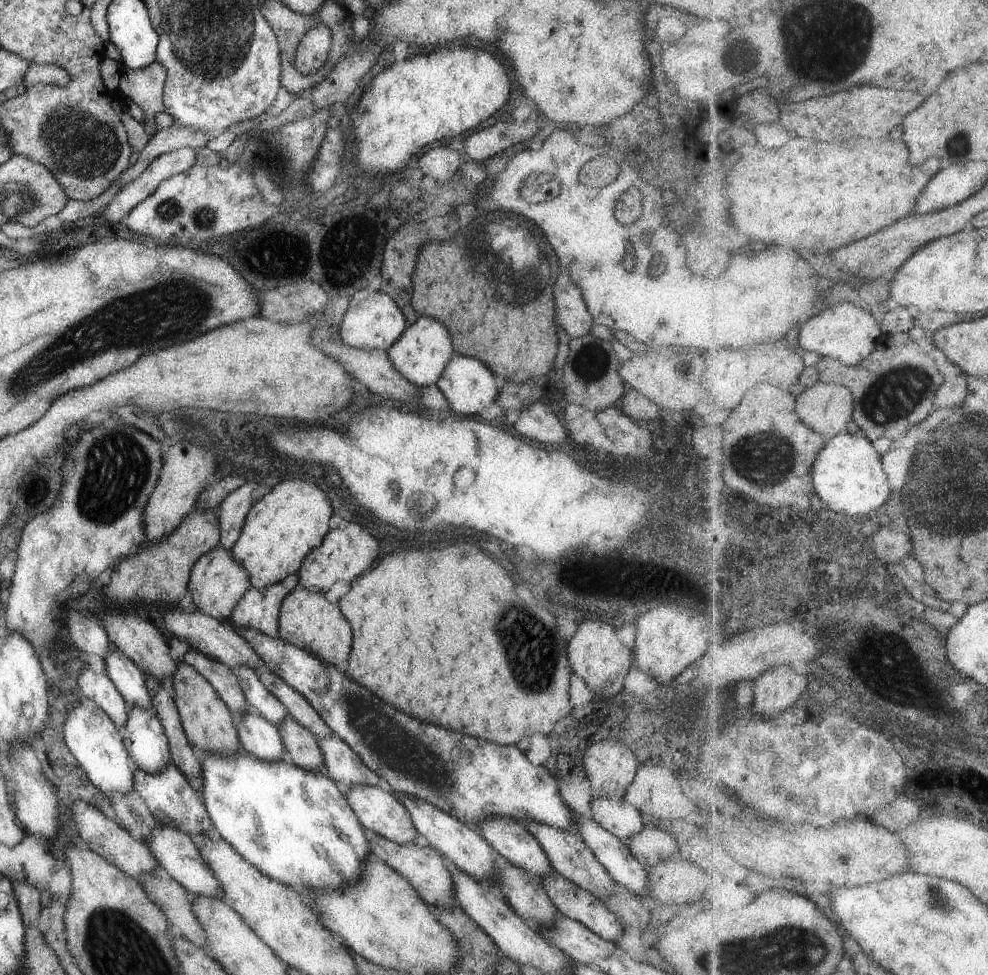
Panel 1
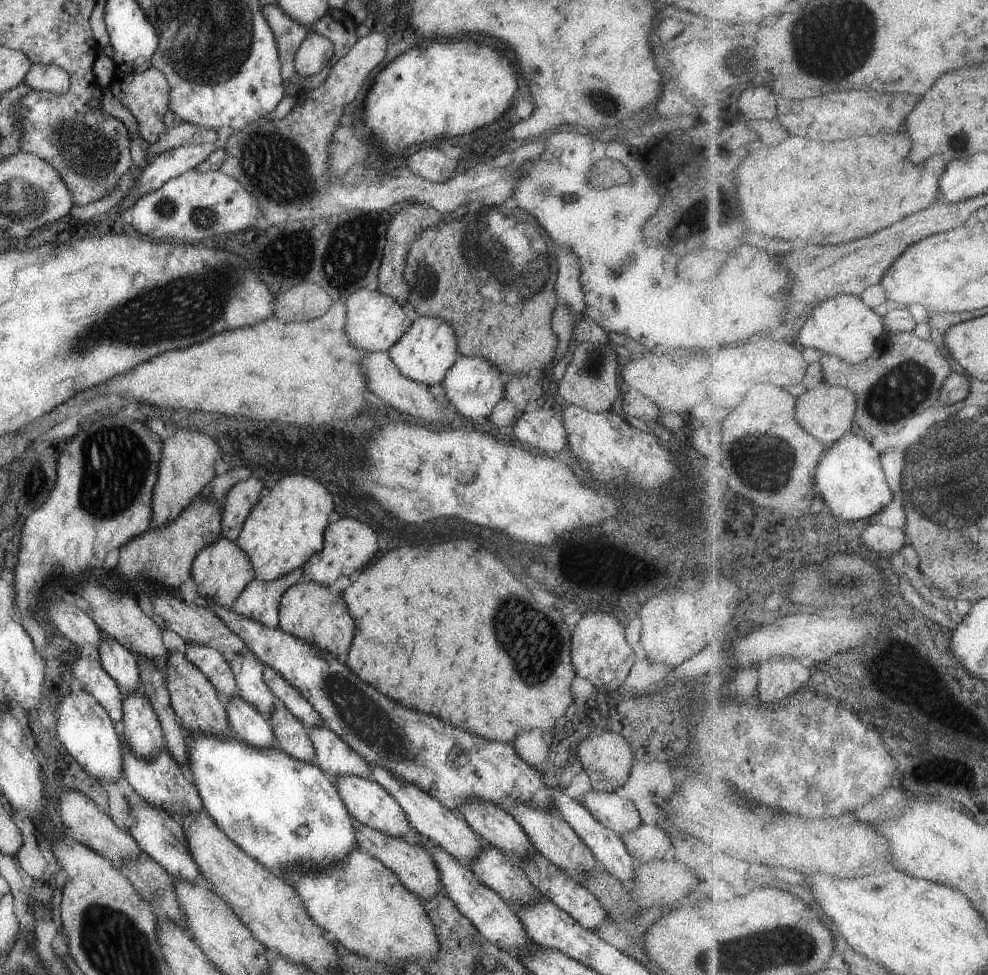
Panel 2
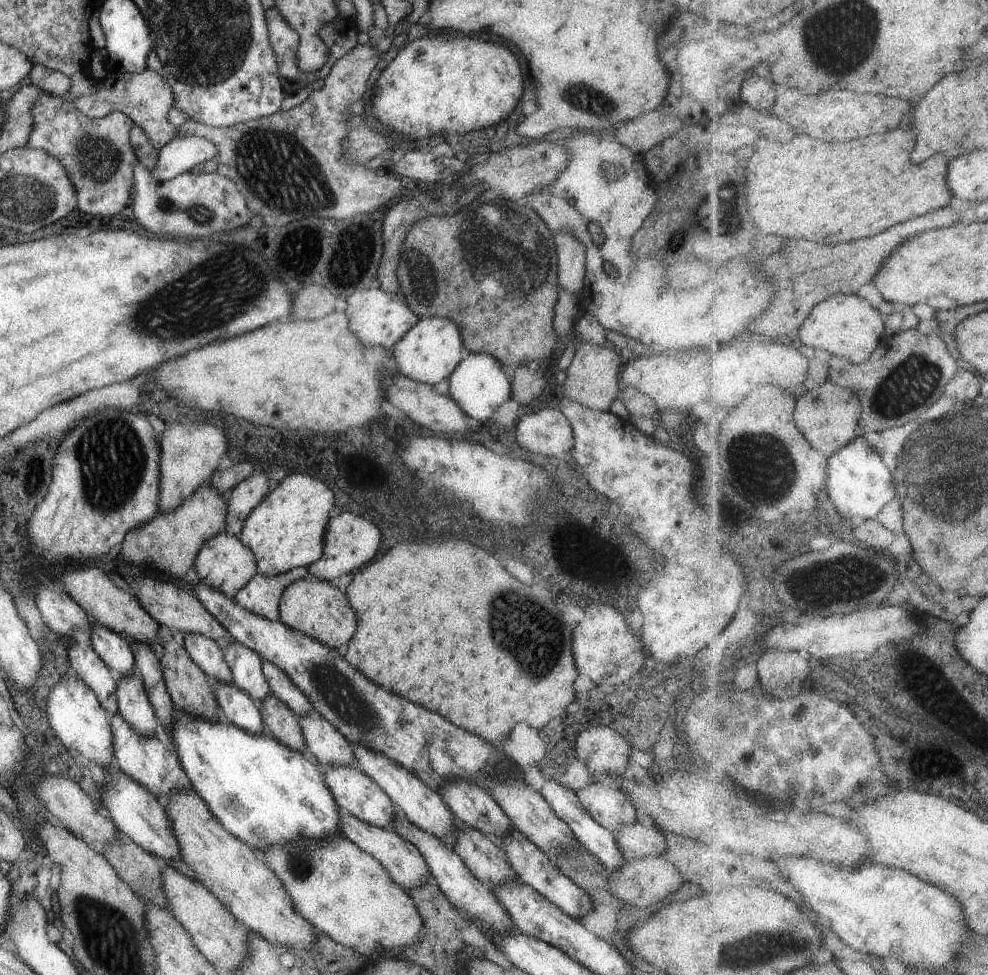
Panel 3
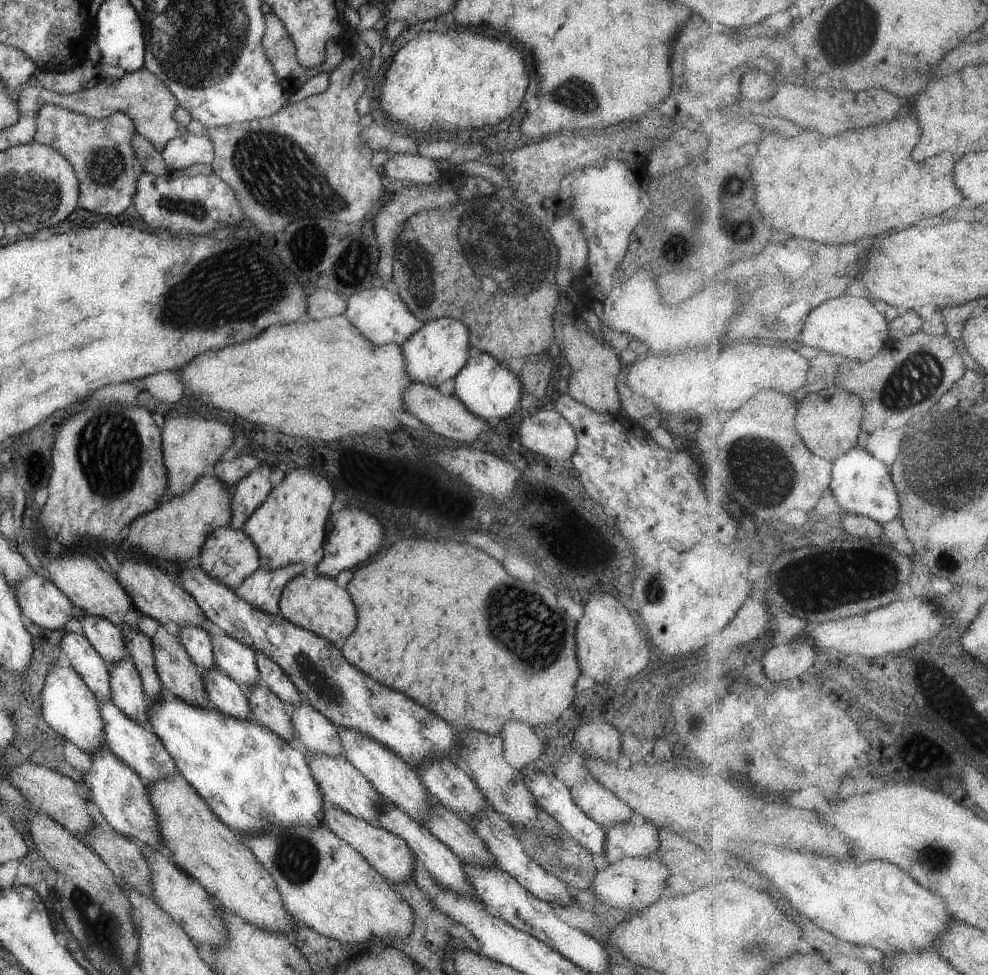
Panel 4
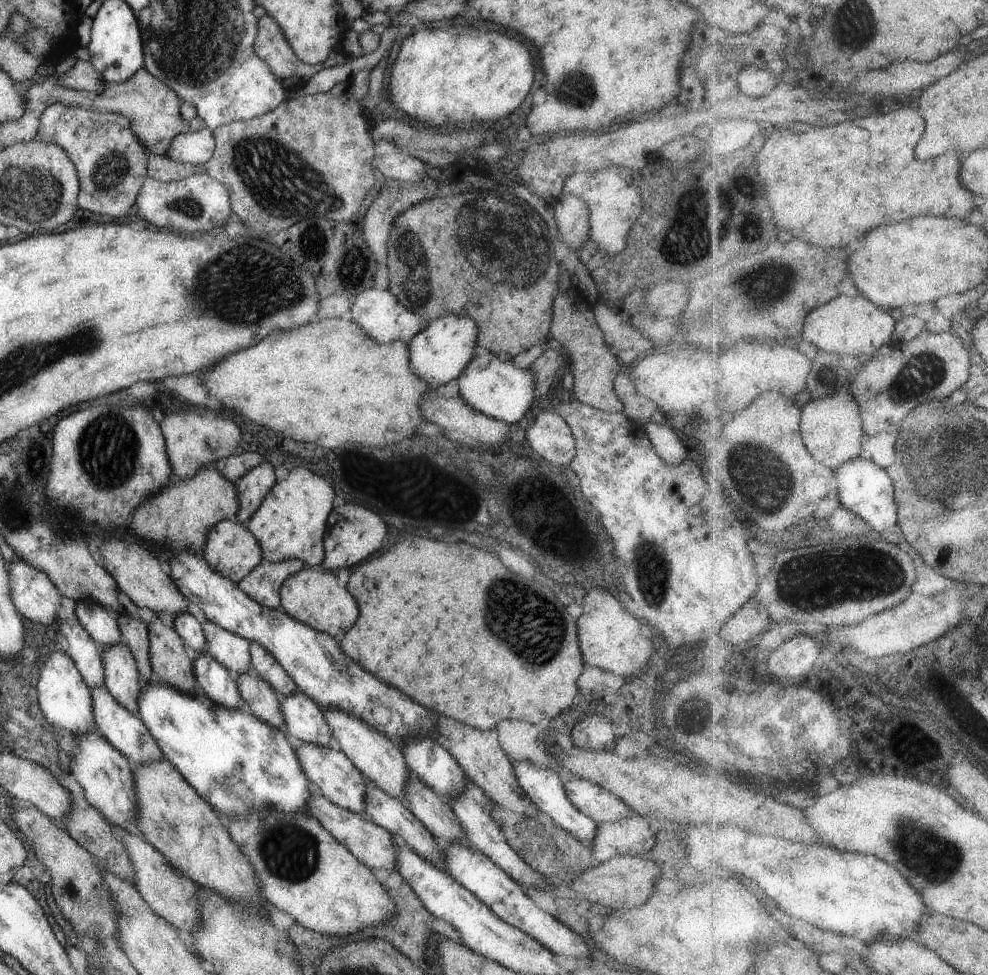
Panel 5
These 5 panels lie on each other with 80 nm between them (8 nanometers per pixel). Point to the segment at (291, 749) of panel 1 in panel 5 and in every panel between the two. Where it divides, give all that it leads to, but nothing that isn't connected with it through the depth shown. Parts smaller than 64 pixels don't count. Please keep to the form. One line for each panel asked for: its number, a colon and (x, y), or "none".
2: (290, 735)
3: (279, 721)
4: (267, 709)
5: (258, 698)

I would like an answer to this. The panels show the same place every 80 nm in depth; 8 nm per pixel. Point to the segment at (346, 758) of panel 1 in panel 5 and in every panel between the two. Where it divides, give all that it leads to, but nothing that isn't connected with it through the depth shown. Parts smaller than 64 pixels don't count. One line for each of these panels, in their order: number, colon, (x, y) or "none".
2: (332, 755)
3: (324, 745)
4: (318, 734)
5: (303, 719)

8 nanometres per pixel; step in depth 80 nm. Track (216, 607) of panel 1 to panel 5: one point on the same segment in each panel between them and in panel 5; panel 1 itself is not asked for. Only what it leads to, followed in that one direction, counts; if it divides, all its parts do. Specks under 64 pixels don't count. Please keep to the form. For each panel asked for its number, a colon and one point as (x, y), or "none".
2: (221, 570)
3: (223, 562)
4: (227, 555)
5: (230, 550)

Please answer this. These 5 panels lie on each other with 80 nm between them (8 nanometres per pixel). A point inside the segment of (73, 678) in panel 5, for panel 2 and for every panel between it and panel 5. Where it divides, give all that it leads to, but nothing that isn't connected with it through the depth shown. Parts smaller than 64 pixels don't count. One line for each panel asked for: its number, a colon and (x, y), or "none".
2: (84, 731)
3: (73, 712)
4: (68, 706)

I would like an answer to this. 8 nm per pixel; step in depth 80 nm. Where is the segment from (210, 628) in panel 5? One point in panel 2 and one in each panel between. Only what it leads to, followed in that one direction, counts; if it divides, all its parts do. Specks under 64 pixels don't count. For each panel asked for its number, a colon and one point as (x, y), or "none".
2: (247, 670)
3: (245, 666)
4: (237, 661)

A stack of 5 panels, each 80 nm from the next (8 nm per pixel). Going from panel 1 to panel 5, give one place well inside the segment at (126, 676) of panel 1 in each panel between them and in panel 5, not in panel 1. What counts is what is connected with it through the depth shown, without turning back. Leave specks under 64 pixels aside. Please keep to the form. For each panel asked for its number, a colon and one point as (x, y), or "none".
2: (118, 662)
3: (113, 649)
4: (106, 638)
5: (100, 624)

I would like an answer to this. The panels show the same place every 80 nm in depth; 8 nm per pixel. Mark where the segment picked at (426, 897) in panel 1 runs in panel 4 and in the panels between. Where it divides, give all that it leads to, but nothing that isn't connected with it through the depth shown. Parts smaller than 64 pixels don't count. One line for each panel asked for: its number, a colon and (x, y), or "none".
2: (411, 865)
3: (405, 866)
4: (388, 854)

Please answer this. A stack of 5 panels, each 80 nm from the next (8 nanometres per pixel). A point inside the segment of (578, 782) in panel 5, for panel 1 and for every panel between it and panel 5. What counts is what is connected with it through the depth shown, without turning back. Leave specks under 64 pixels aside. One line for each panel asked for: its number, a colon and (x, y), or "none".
1: (621, 819)
2: (619, 816)
3: (608, 807)
4: (598, 803)

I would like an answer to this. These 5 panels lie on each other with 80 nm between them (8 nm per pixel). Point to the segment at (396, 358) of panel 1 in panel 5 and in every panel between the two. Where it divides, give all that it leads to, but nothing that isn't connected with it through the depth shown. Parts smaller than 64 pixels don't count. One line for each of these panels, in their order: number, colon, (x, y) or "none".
2: (425, 352)
3: (427, 353)
4: (436, 351)
5: (437, 354)

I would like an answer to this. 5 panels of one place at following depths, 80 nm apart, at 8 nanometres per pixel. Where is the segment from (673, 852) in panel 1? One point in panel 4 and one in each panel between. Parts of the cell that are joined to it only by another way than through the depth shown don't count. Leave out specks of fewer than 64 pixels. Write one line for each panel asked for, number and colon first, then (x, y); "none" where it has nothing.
2: (644, 843)
3: (635, 841)
4: (623, 839)

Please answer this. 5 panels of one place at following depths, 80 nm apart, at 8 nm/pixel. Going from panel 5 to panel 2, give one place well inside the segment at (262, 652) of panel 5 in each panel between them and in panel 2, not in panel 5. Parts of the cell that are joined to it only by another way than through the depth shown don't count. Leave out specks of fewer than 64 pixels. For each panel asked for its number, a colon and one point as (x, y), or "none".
2: (285, 694)
3: (278, 683)
4: (270, 674)

